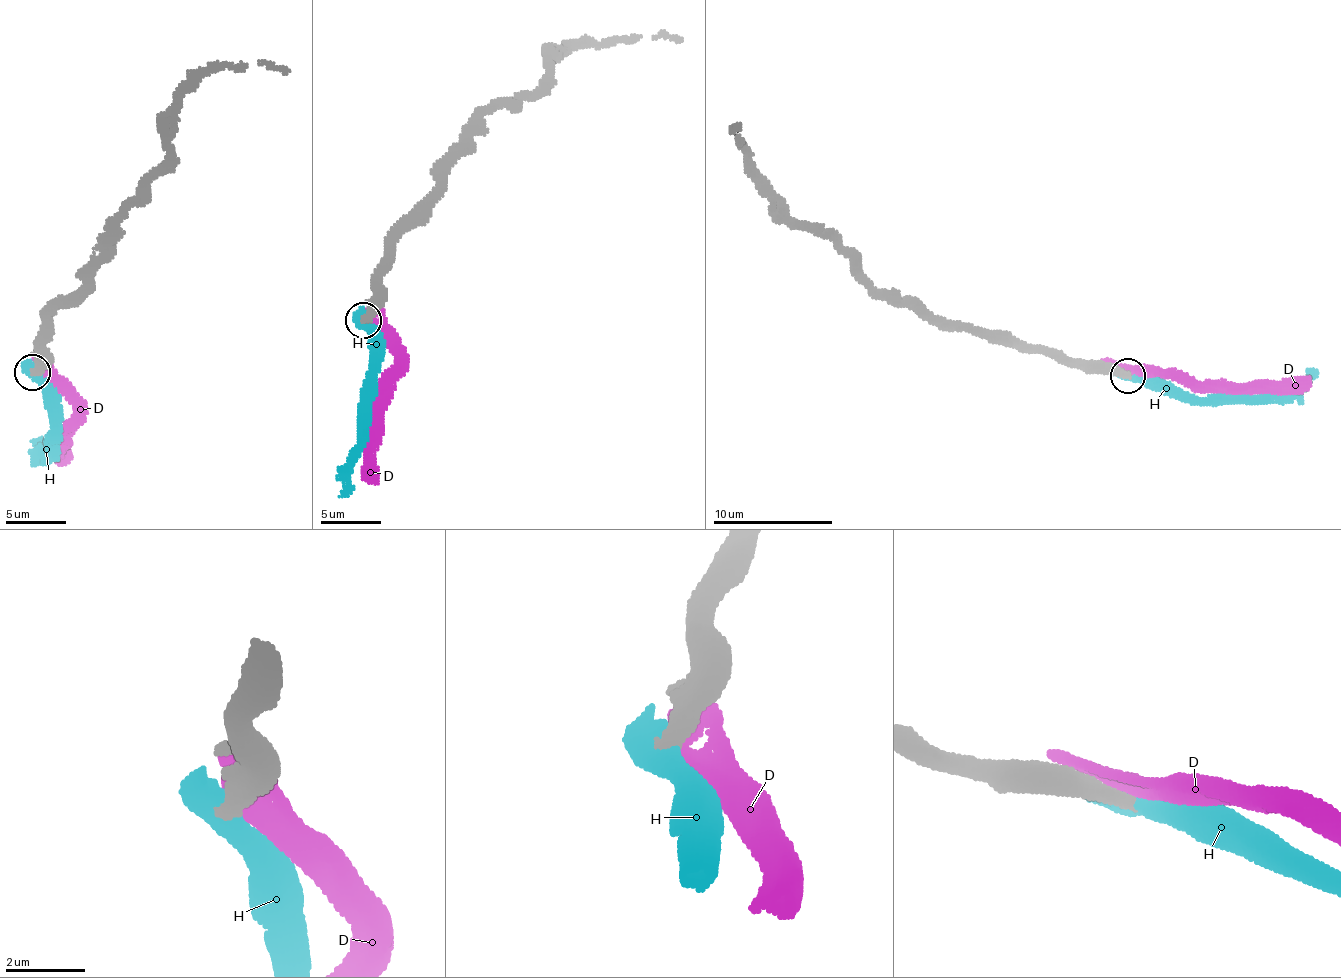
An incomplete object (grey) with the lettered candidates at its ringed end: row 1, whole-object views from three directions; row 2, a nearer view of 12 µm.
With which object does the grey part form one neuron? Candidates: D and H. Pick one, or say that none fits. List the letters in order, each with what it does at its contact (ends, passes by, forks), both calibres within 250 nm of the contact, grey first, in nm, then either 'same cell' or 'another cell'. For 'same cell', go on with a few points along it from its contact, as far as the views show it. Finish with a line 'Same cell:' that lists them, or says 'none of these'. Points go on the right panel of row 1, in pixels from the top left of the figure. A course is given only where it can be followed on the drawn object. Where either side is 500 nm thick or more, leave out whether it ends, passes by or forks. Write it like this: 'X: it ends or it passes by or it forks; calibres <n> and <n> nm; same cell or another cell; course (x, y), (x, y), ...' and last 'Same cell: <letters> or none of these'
D: calibres 700 and 440 nm; another cell
H: calibres 550 and 360 nm; same cell; course (1123, 374), (1135, 374), (1147, 382), (1188, 398), (1268, 398), (1317, 373)
Same cell: H

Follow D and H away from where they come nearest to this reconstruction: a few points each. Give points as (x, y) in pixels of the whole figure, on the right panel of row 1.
D: (1120, 369), (1179, 378), (1192, 386), (1310, 383)
H: (1123, 374), (1135, 374), (1147, 382), (1188, 398), (1268, 398), (1317, 373)

